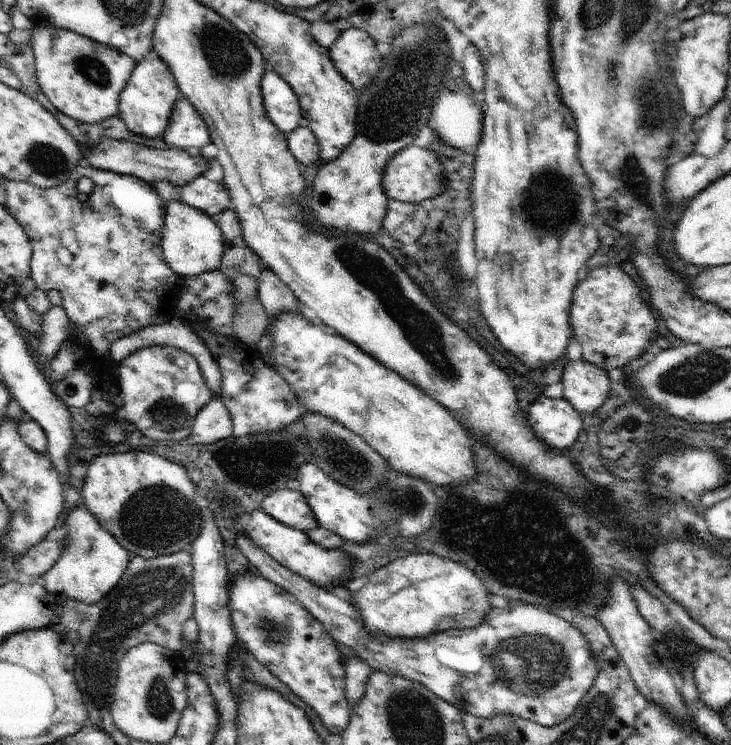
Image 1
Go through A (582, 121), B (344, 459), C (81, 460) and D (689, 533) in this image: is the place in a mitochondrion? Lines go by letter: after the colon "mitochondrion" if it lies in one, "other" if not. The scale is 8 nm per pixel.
A: other
B: mitochondrion
C: other
D: other

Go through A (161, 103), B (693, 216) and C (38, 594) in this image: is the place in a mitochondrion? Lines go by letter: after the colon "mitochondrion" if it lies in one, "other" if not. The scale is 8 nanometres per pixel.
A: other
B: other
C: other

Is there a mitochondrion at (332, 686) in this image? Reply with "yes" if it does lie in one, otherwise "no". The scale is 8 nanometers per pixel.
no

